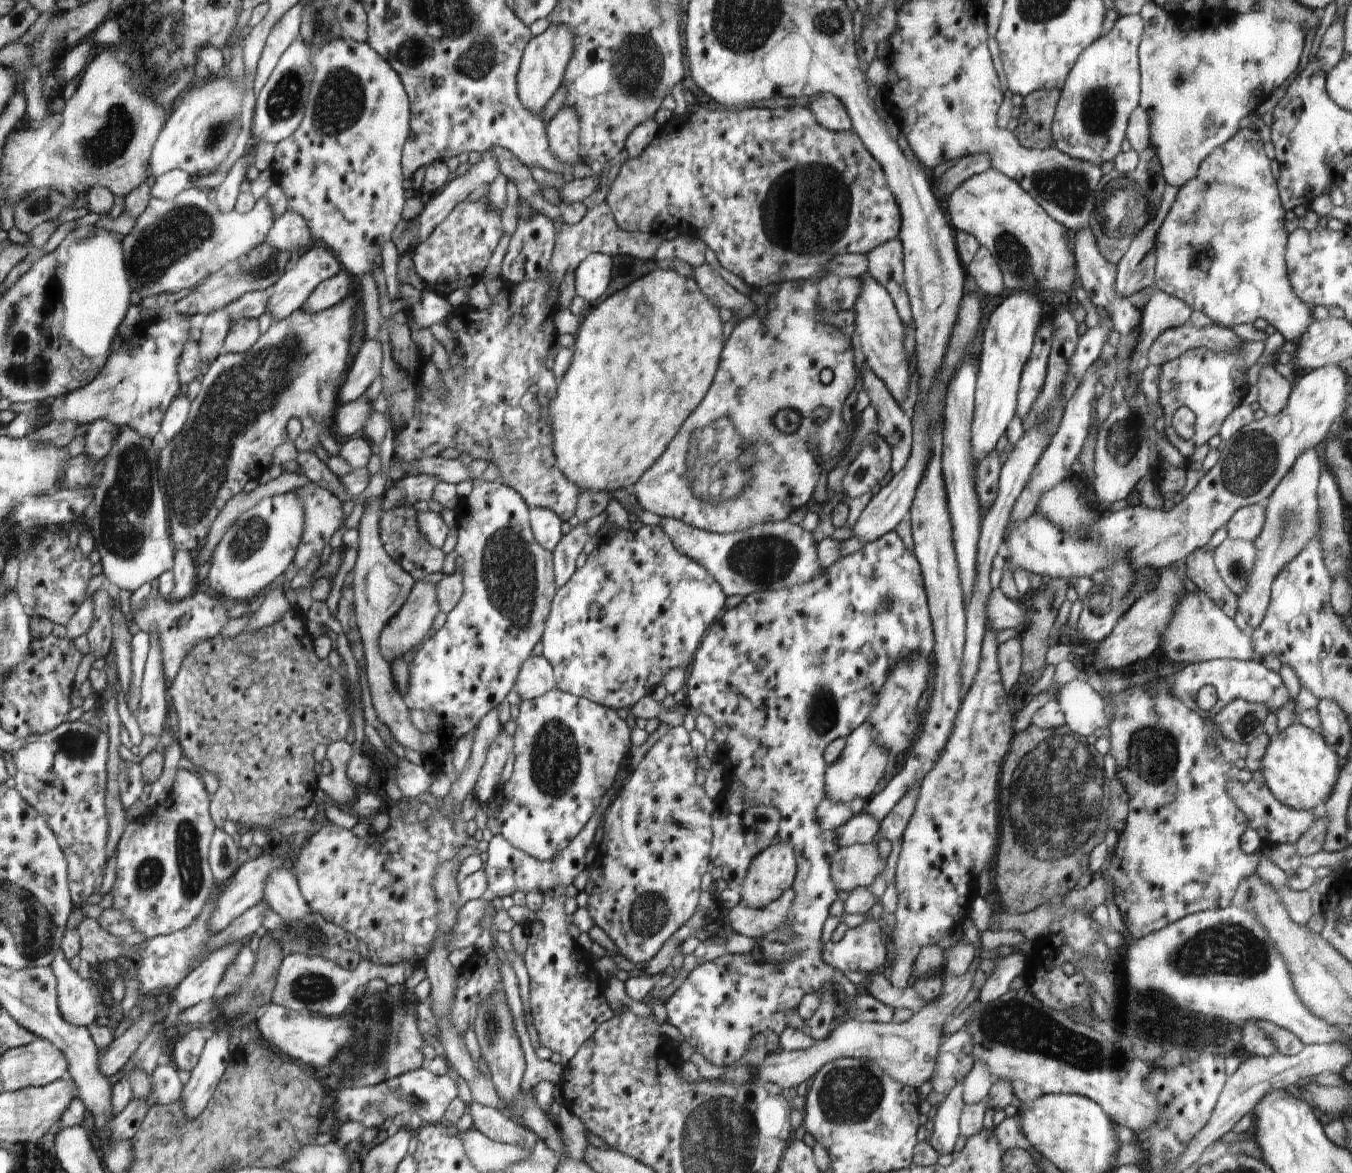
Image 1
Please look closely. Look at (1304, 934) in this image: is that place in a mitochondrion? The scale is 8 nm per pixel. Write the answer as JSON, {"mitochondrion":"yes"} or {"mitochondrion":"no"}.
{"mitochondrion":"no"}

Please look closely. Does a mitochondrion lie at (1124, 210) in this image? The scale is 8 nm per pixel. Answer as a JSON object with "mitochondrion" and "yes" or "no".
{"mitochondrion":"yes"}

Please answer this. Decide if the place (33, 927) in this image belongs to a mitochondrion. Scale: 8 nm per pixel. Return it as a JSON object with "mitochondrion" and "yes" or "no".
{"mitochondrion":"yes"}

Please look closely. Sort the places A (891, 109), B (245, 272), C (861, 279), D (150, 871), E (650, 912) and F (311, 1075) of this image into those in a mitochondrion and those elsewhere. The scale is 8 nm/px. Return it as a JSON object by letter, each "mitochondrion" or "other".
{"A":"other","B":"mitochondrion","C":"other","D":"mitochondrion","E":"mitochondrion","F":"other"}

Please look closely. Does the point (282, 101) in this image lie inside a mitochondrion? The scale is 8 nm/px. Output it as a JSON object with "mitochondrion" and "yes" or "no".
{"mitochondrion":"yes"}

